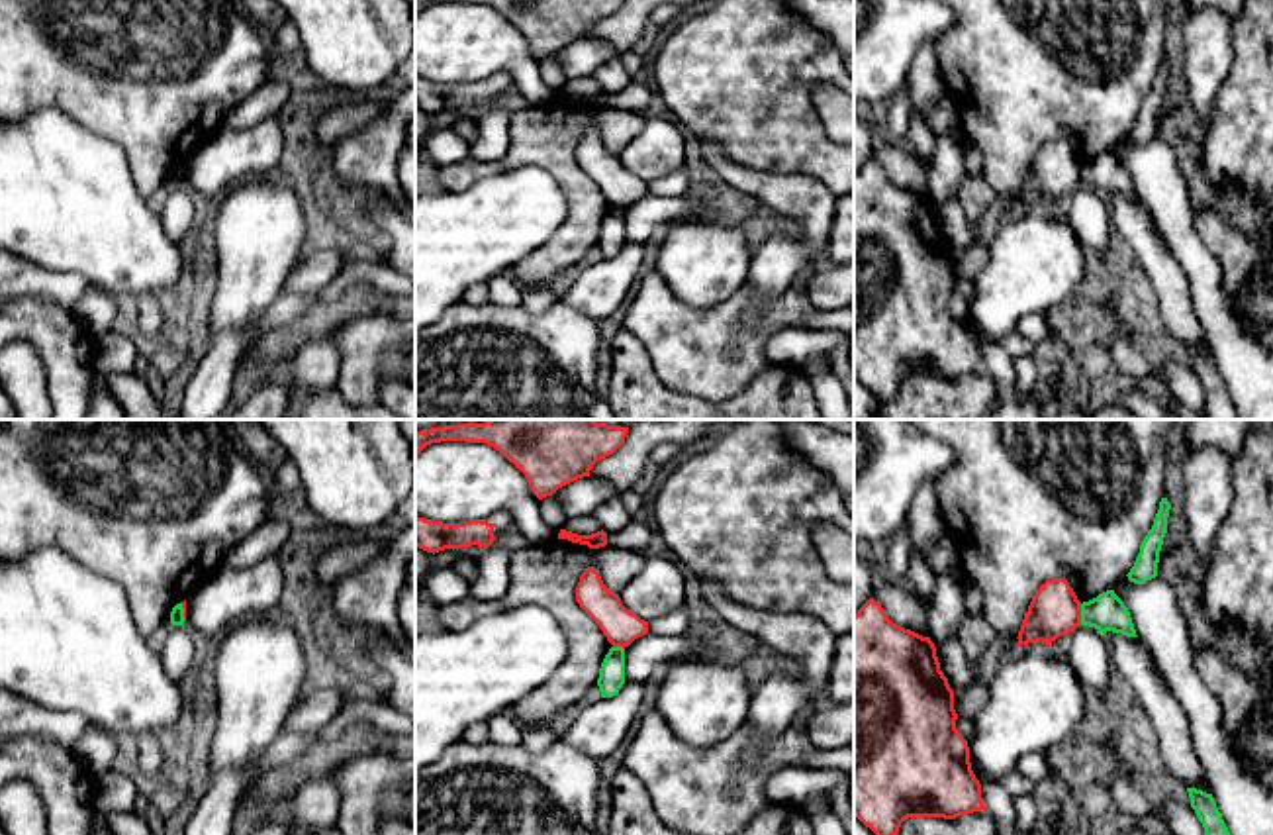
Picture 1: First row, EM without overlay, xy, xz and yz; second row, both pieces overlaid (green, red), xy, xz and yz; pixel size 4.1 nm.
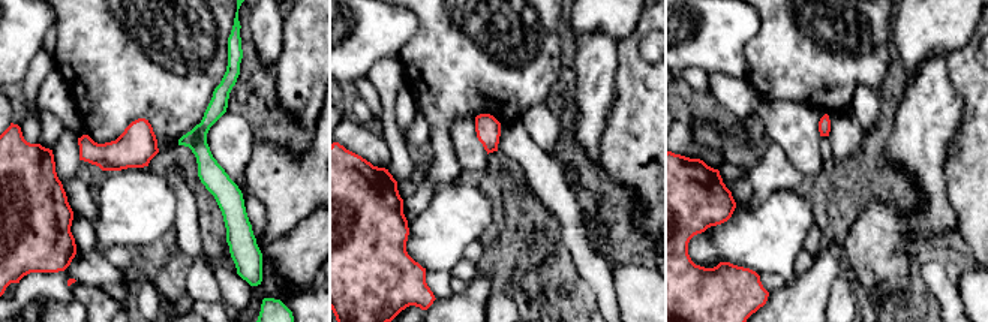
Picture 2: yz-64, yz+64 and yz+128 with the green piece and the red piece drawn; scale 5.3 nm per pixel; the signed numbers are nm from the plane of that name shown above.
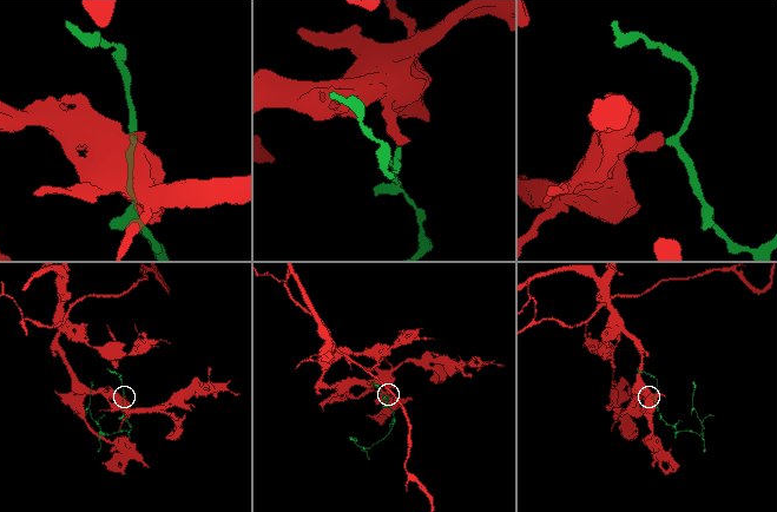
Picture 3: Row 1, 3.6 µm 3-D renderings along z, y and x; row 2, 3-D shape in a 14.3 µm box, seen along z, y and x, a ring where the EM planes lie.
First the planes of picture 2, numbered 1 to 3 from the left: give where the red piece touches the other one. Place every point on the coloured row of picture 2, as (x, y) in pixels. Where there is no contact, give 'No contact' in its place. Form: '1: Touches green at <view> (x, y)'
1: No contact
2: No contact
3: No contact

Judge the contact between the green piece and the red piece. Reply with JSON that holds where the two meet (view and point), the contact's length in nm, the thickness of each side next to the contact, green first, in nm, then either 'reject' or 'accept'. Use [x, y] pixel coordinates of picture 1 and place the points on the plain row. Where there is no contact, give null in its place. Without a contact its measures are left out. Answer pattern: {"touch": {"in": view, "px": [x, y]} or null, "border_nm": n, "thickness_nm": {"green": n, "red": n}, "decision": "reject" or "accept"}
{"touch": {"in": "yz", "px": [1082, 175]}, "border_nm": 90, "thickness_nm": {"green": 160, "red": 200}, "decision": "reject"}

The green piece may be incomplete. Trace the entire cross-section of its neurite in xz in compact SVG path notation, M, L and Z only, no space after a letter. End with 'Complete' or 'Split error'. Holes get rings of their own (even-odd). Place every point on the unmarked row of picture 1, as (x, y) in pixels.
M611 208L601 223L597 239L601 259L617 257L623 245L625 245L625 210Z. Complete

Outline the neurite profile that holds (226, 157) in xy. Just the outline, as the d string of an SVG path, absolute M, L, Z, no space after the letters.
M276 114L245 129L217 127L186 159L186 182L200 204L215 202L245 178L274 169L284 149Z

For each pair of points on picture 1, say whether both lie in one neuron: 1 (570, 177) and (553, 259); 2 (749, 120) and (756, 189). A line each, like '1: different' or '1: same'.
1: same
2: different

